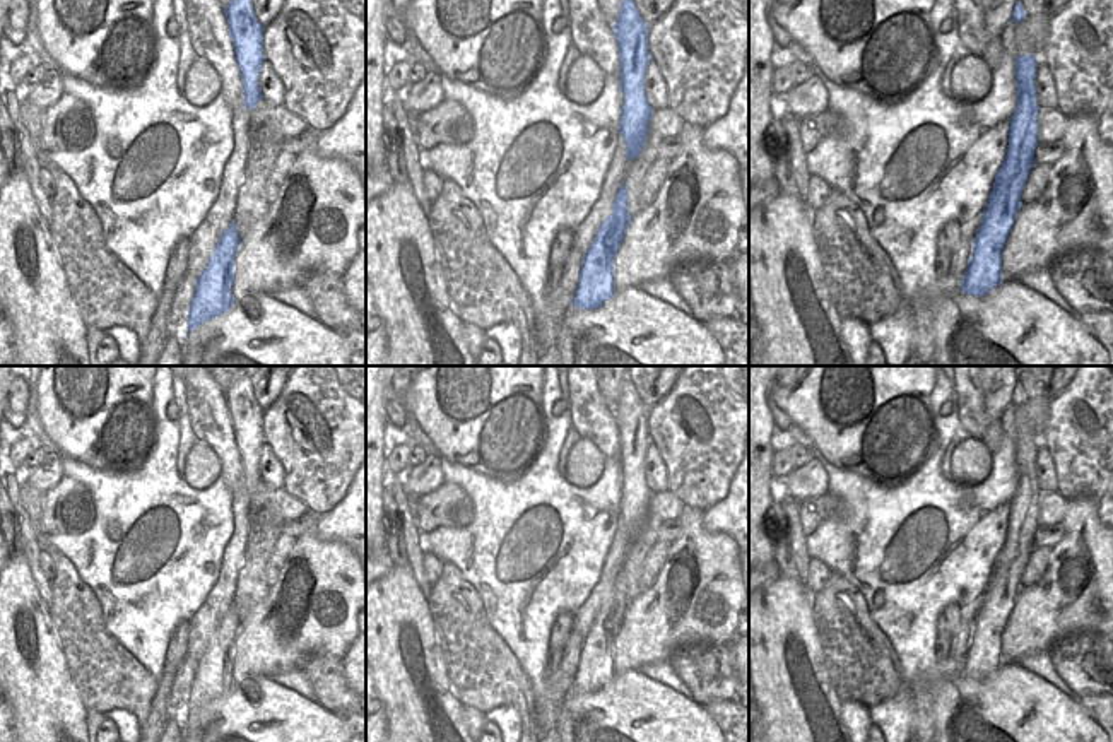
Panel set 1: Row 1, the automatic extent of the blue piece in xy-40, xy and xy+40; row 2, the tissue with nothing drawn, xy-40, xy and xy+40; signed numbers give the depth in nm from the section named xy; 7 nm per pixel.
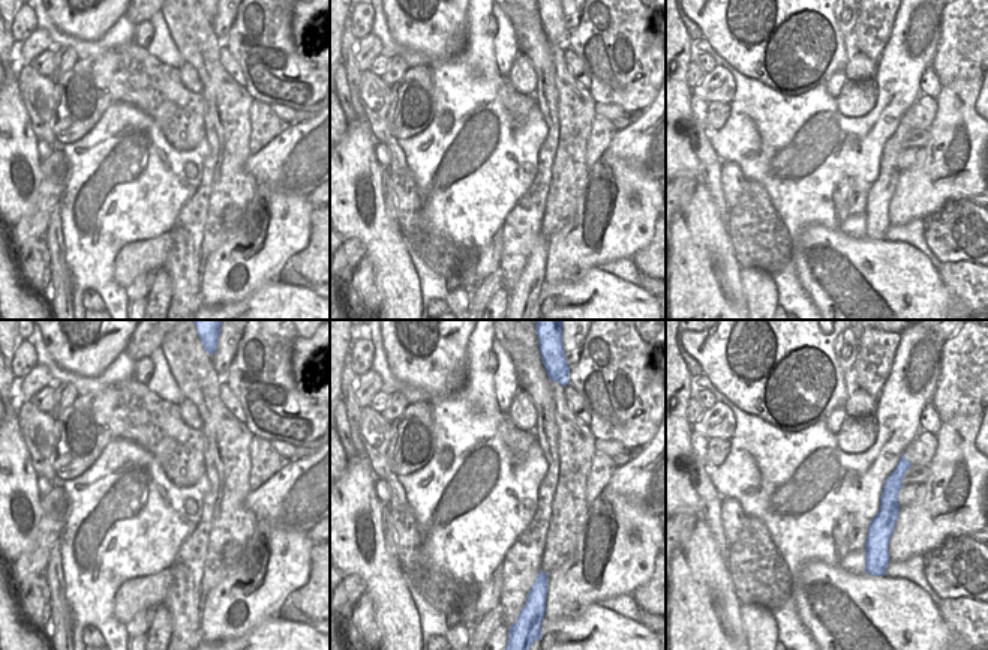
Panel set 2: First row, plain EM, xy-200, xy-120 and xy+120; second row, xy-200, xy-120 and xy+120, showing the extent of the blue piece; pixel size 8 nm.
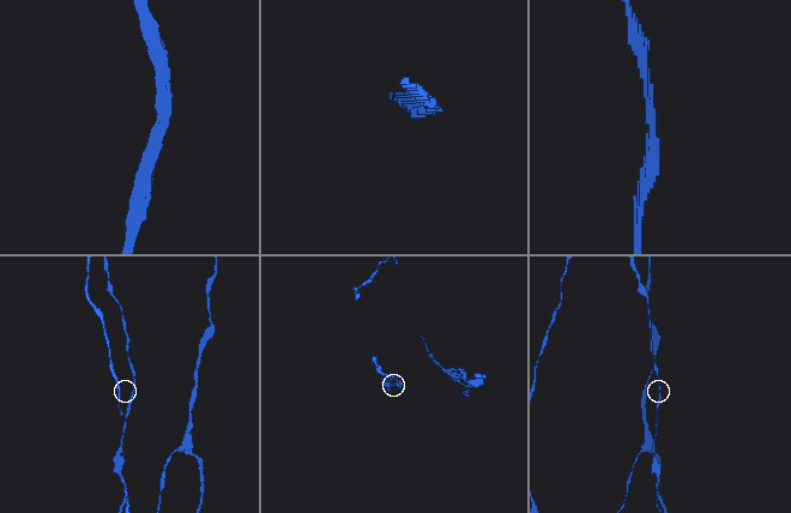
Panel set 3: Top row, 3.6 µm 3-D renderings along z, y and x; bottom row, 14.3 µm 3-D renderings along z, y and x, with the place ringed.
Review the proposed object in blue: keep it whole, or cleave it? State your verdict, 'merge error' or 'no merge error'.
no merge error

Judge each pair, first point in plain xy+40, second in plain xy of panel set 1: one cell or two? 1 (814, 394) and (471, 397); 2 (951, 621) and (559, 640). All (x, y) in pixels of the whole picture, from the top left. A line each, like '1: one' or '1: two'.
1: one
2: one

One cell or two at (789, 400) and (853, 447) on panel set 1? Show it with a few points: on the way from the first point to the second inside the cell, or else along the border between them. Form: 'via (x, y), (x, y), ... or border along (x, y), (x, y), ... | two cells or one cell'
via (804, 402), (838, 436) | one cell

